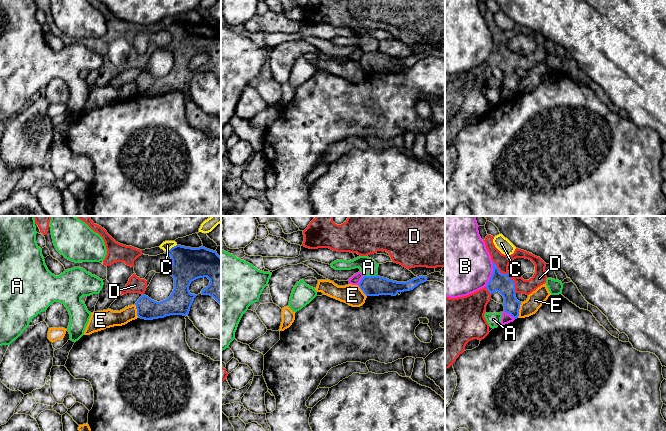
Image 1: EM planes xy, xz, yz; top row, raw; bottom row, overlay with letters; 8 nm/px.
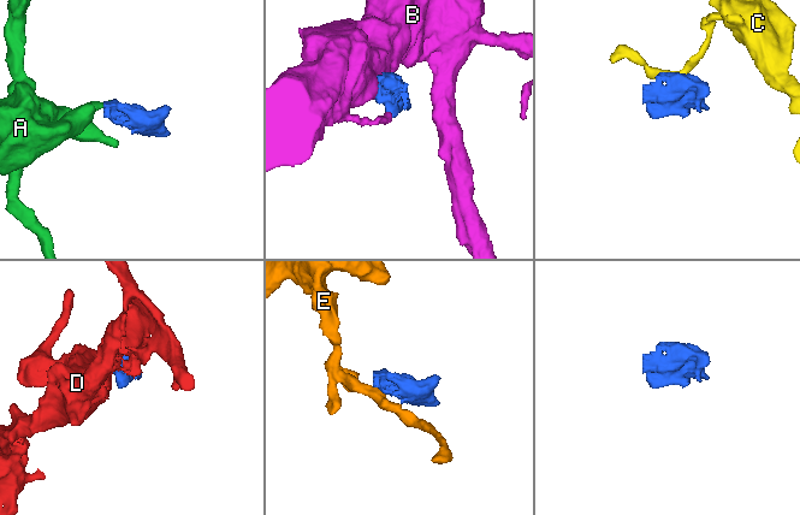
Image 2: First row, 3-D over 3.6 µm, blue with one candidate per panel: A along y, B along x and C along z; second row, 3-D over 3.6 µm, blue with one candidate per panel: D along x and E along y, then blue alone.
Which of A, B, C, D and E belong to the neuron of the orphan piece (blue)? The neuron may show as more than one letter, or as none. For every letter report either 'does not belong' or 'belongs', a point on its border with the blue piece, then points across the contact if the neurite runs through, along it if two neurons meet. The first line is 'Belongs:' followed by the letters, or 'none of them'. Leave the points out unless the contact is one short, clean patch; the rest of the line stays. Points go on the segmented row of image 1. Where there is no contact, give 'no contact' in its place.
Belongs: D
A: does not belong; contact xz (369, 276); border xz (376, 274), (363, 276)
B: does not belong; contact yz (492, 274)
C: does not belong; contact xy (171, 248)
D: belongs; contact yz (514, 284)
E: does not belong; contact yz (518, 310); border yz (521, 302), (517, 317)

